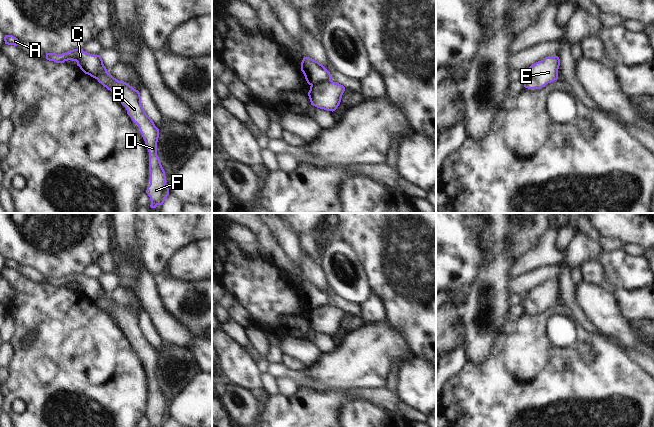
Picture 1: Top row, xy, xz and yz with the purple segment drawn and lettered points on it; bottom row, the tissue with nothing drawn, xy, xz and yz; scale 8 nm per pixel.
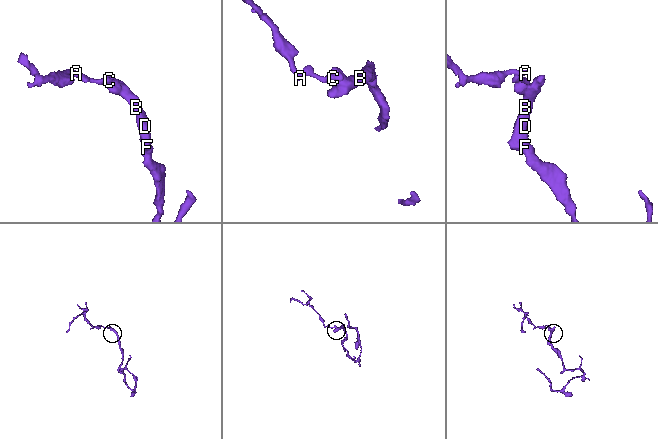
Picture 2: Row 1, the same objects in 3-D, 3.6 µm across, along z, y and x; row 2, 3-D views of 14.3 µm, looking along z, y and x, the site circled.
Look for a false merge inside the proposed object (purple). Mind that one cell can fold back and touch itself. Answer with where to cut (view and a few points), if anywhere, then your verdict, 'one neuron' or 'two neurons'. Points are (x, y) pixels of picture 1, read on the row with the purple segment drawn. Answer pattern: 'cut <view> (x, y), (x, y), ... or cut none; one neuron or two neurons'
cut xz (330, 78), (311, 85); two neurons

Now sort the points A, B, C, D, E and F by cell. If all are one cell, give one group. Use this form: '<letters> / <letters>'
A C / B D E F

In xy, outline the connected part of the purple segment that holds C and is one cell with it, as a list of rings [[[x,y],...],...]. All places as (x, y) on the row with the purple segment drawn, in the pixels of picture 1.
[[[73,49],[62,54],[46,53],[46,59],[56,63],[64,63],[68,60],[76,61],[77,66],[85,74],[95,79],[98,79],[107,70],[100,55],[86,53],[83,49]]]

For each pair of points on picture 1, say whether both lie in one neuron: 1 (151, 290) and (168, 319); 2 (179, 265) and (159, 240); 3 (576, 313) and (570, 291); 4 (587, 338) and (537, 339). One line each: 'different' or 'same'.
1: same
2: different
3: same
4: same

